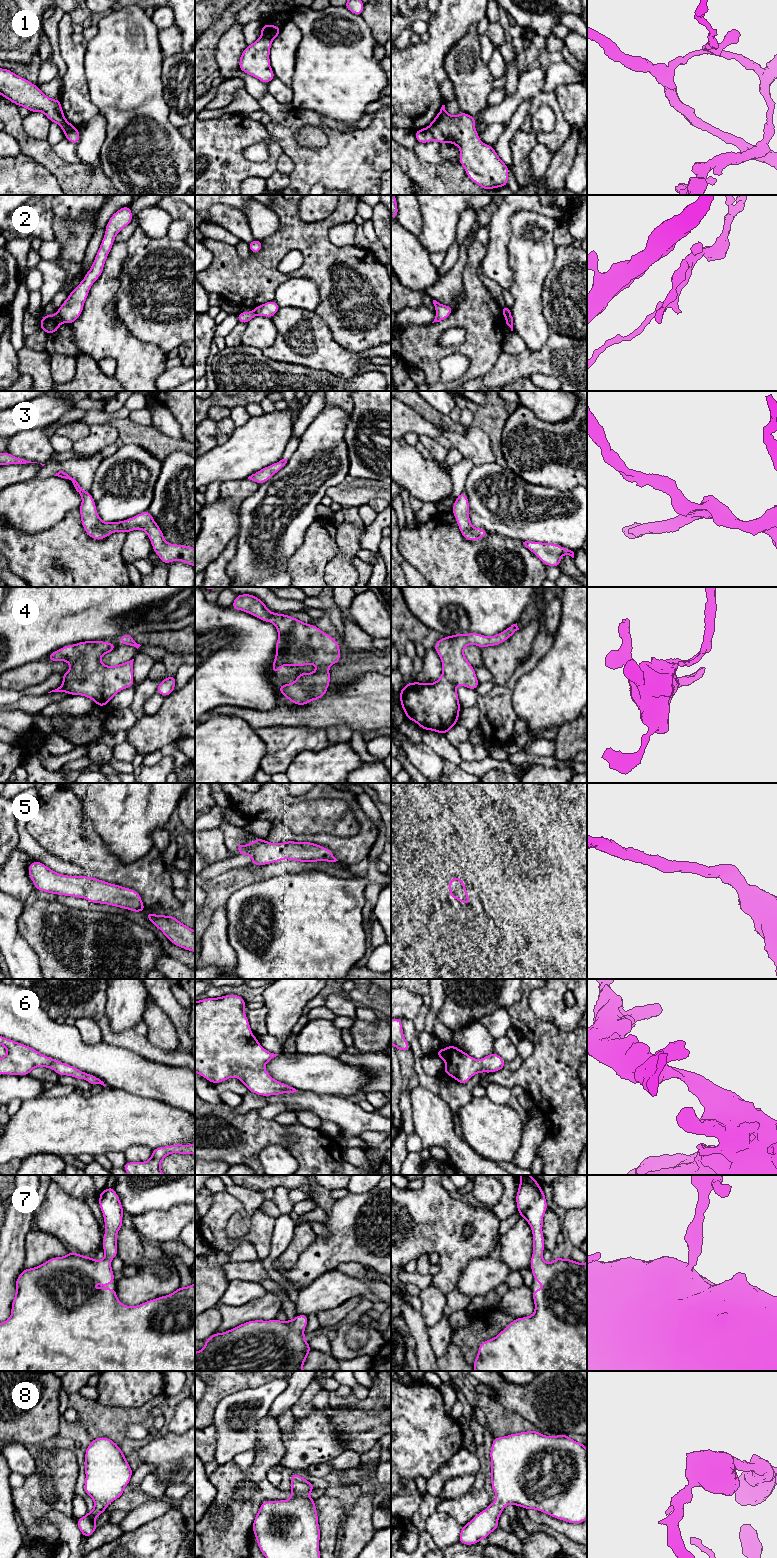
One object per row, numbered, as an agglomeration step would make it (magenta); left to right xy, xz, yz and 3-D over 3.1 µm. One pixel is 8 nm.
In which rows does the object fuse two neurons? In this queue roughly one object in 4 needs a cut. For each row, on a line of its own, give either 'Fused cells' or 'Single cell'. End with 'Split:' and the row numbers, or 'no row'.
1: Fused cells
2: Fused cells
3: Single cell
4: Single cell
5: Single cell
6: Single cell
7: Single cell
8: Single cell
Split: 1, 2

